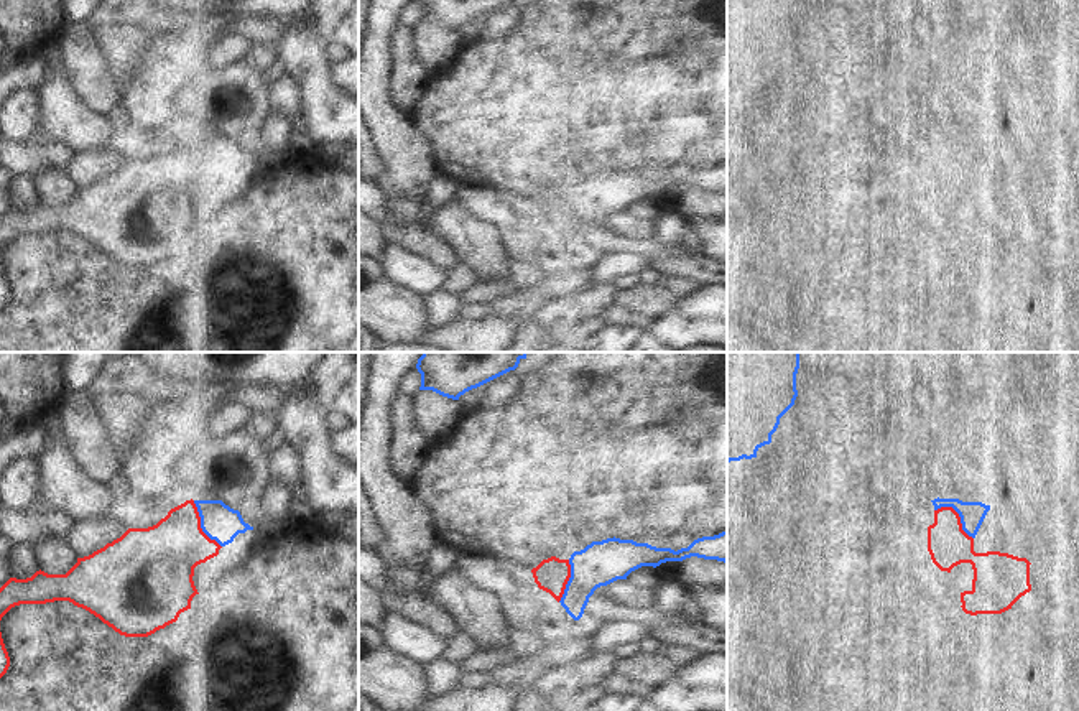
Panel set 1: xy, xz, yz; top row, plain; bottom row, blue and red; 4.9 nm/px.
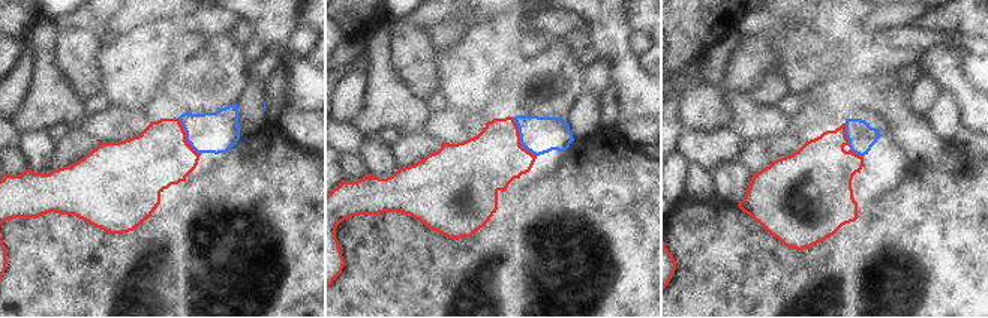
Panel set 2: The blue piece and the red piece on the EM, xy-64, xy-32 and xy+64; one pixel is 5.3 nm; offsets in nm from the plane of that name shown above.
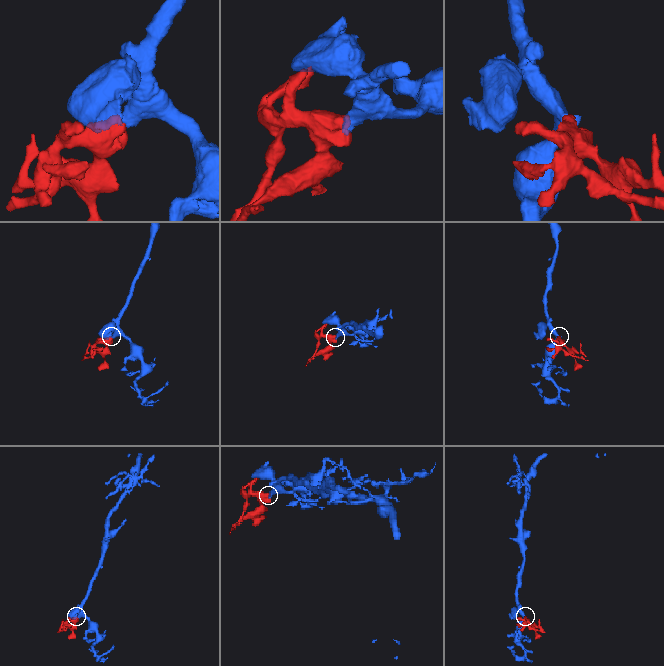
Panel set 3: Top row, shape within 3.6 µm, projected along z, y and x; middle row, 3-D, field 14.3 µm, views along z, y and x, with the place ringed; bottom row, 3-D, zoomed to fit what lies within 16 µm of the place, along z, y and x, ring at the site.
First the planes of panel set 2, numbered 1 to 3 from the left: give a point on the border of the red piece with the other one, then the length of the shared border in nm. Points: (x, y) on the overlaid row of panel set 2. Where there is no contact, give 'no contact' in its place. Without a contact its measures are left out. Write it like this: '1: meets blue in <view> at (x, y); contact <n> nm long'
1: meets blue in xy-64 at (186, 137); contact 240 nm long
2: meets blue in xy-32 at (520, 138); contact 260 nm long
3: meets blue in xy+64 at (846, 134); contact 120 nm long

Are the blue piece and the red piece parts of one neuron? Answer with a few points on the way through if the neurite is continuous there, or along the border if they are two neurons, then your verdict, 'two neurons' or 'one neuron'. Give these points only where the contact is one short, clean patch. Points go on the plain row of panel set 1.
way yz (972, 145), (959, 147), (948, 175); one neuron

